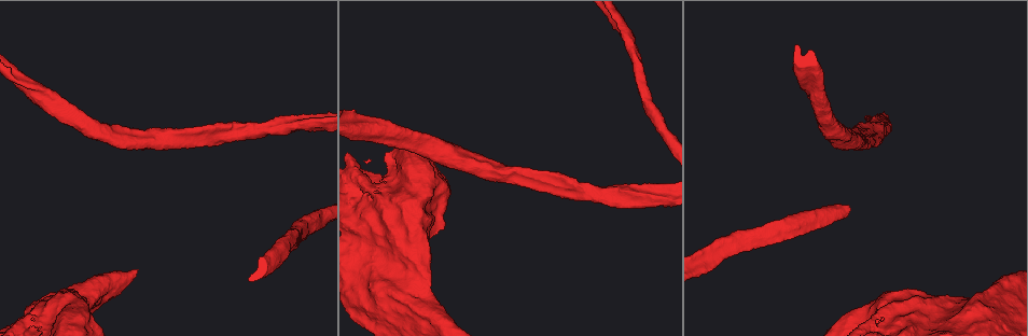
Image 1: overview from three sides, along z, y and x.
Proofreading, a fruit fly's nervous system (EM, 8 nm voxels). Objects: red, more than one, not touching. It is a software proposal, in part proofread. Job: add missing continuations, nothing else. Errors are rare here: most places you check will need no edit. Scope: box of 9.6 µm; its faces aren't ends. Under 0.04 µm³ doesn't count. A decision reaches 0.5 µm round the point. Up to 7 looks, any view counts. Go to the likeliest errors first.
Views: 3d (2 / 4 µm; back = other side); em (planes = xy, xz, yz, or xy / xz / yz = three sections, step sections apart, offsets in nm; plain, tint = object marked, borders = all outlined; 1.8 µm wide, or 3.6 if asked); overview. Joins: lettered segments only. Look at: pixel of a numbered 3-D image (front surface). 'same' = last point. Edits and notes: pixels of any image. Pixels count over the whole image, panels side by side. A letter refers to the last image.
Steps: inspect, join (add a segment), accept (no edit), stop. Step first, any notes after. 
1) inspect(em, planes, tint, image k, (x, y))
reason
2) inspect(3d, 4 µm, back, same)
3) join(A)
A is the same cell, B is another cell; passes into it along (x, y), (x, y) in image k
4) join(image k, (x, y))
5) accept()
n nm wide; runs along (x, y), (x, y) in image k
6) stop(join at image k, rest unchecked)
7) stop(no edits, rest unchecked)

inspect(3d, 4 µm, image 1, (420, 309))

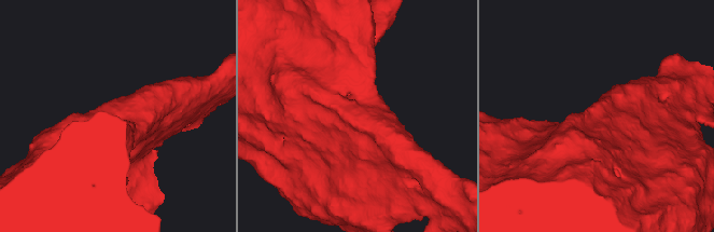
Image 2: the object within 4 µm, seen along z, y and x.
inspect(em, 3.6 µm, planes, borders, image 2, (352, 119))

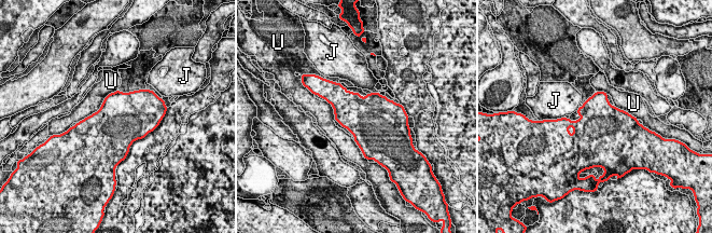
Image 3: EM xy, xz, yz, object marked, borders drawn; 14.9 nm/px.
accept()
J and U are other cells; no lettered segment goes on from it

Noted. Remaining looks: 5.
inspect(em, planes, borders, image 1, (224, 124))
branch stops here

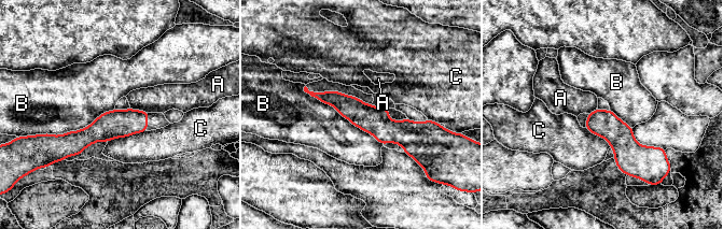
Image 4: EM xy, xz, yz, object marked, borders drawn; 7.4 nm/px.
accept()
A, B and C are other cells; runs along (316, 95), (384, 129), (425, 127) in image 4; no lettered segment goes on from it

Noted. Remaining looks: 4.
inspect(em, 3.6 µm, xy, step 8, borders, image 1, (864, 306))
thick end

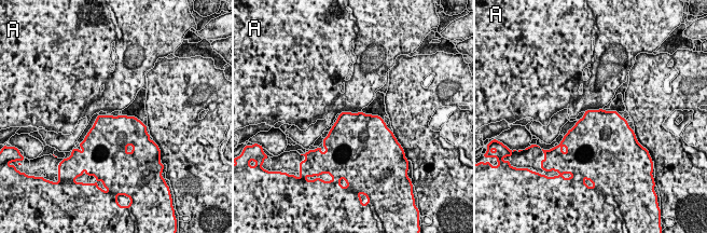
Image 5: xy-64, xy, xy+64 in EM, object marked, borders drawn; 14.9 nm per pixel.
inspect(em, 3.6 µm, planes, borders, same)
another direction

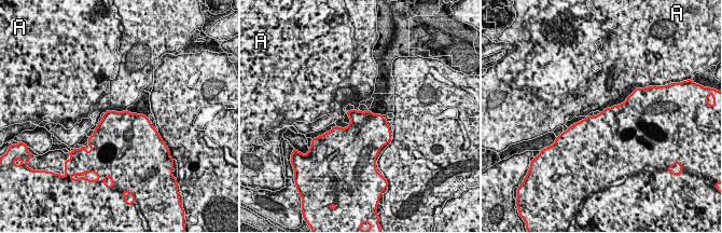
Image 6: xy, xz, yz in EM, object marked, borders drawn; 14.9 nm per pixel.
accept()
A touches over 600 nm; A is another cell; border along (633, 92), (622, 103), (600, 112) in image 6; none of them fits

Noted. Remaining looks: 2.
stop(no edits, rest unchecked)

